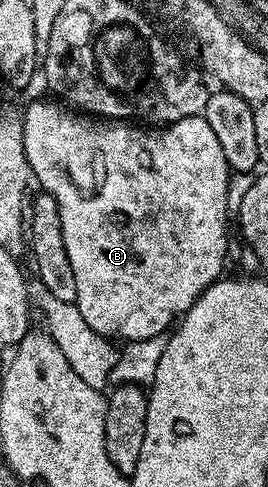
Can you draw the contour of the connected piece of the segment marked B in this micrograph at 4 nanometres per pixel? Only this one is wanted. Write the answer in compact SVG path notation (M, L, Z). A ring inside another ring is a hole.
M47 98L38 99L23 108L25 151L35 182L40 182L44 186L41 188L52 195L54 201L58 201L62 221L62 241L66 245L66 257L74 273L74 285L78 285L75 305L82 313L83 320L90 325L91 329L94 329L95 333L105 335L112 341L149 339L165 334L191 309L196 298L221 278L223 271L220 270L223 269L224 258L228 255L230 212L227 207L227 191L230 168L222 153L222 145L218 145L218 137L214 137L214 129L210 129L210 125L203 117L192 115L177 123L153 126L151 128L153 131L147 131L144 127L131 127L128 124L131 122L128 121L109 121L103 117L89 117L59 102L56 102L57 104L48 102Z

